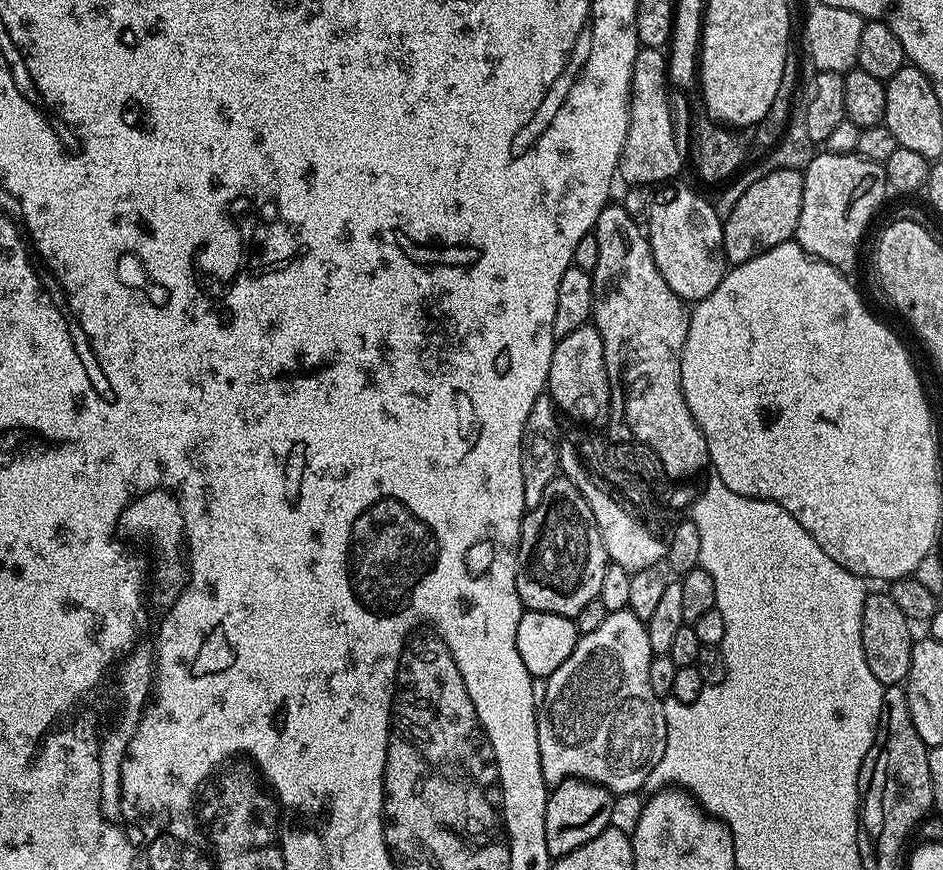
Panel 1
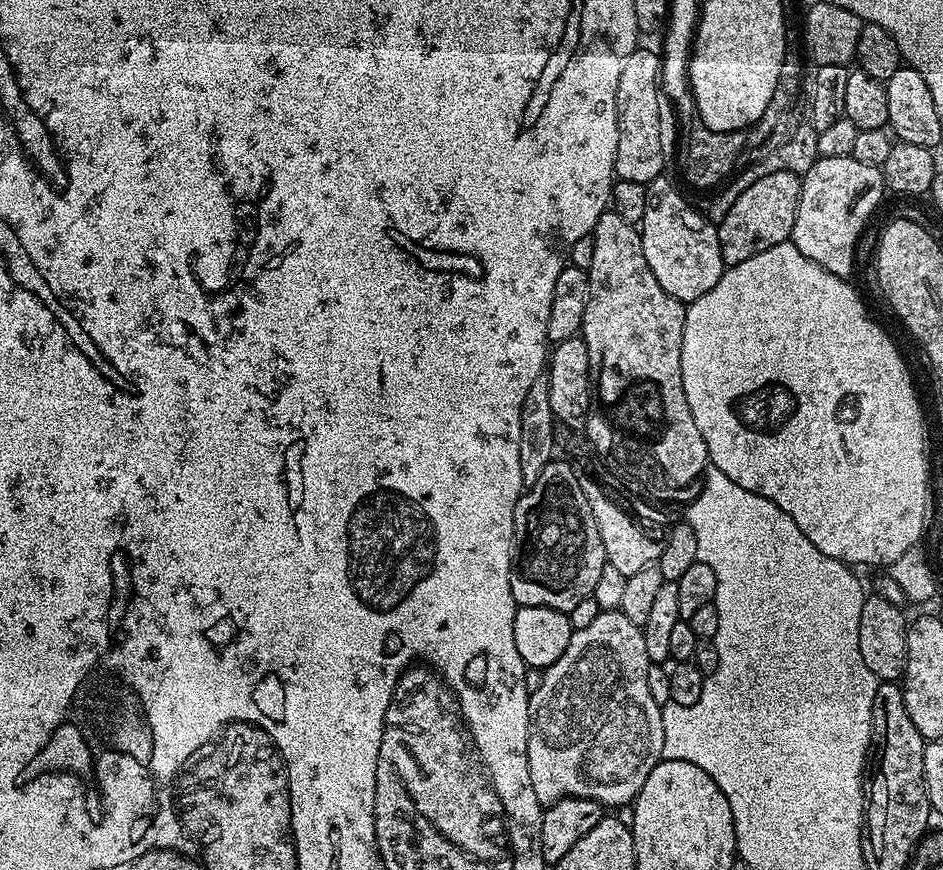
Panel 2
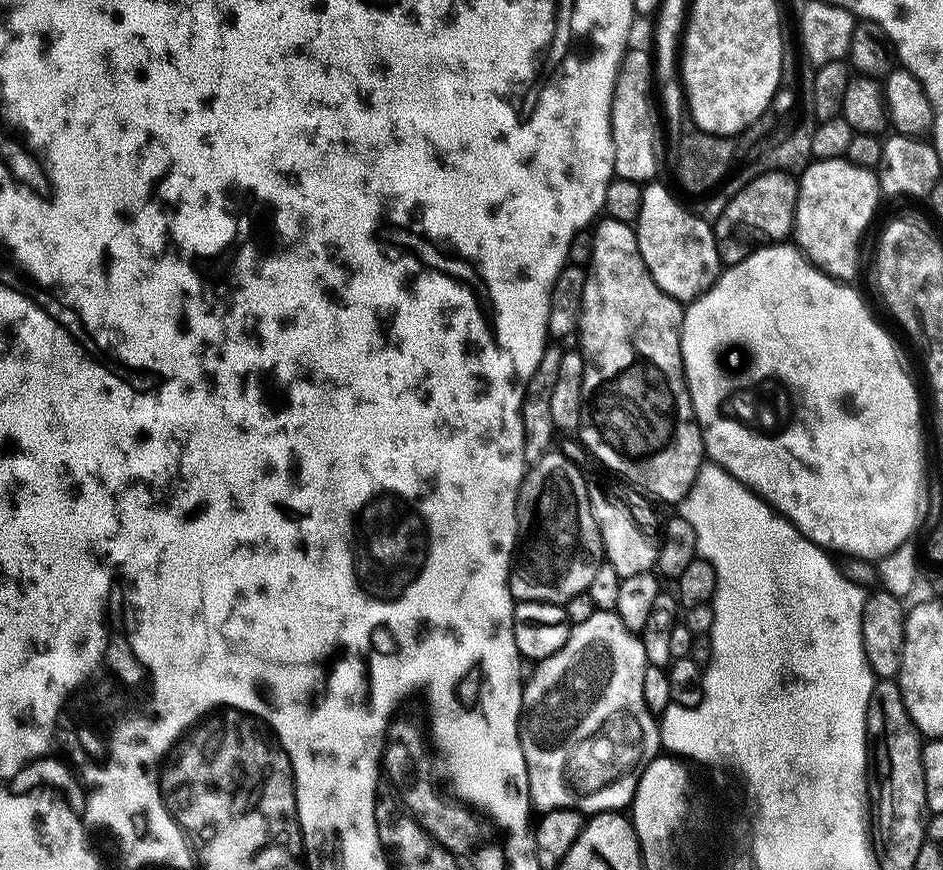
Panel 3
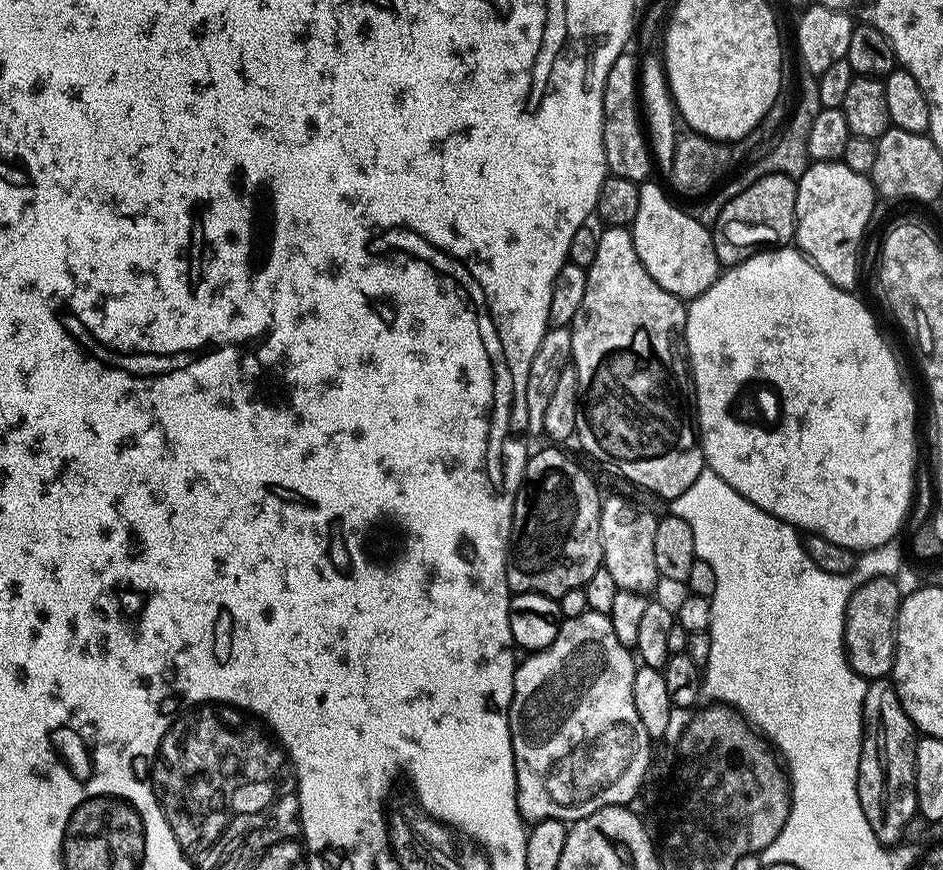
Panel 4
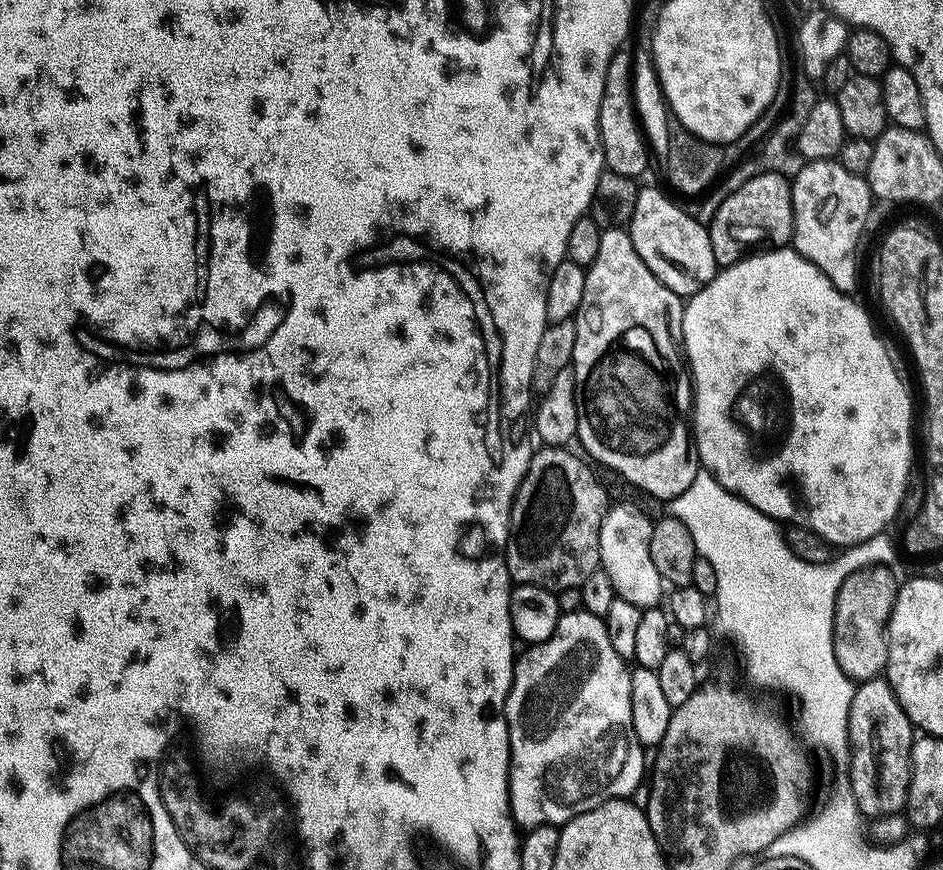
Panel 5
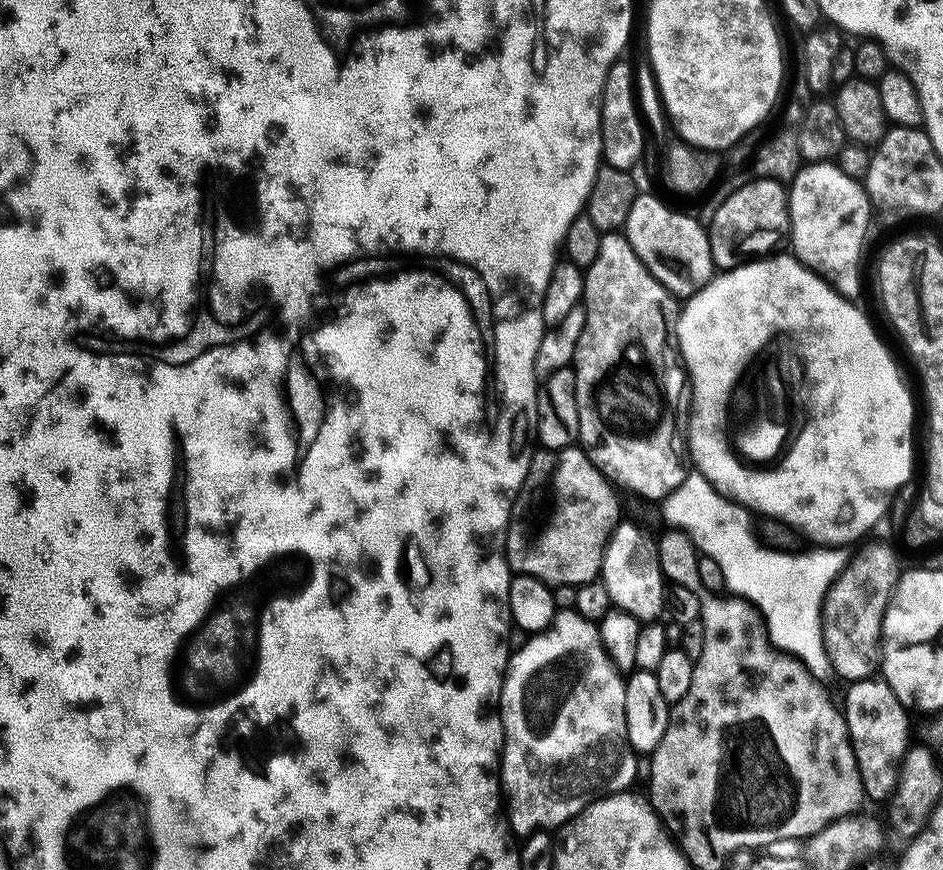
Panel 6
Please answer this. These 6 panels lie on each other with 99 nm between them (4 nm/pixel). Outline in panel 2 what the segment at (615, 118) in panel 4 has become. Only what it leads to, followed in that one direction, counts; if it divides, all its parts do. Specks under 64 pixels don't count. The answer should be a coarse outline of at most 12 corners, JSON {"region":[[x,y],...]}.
{"region":[[637,46],[618,77],[616,176],[664,168],[660,56]]}

